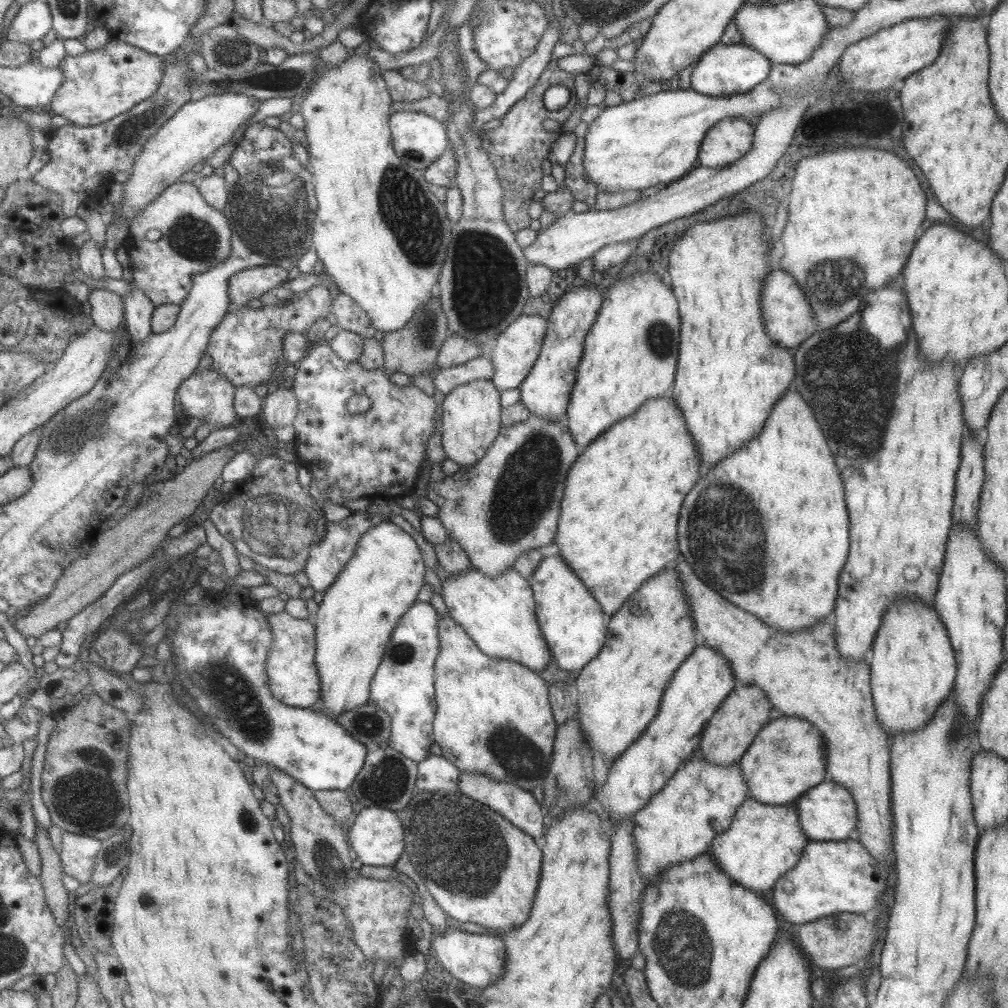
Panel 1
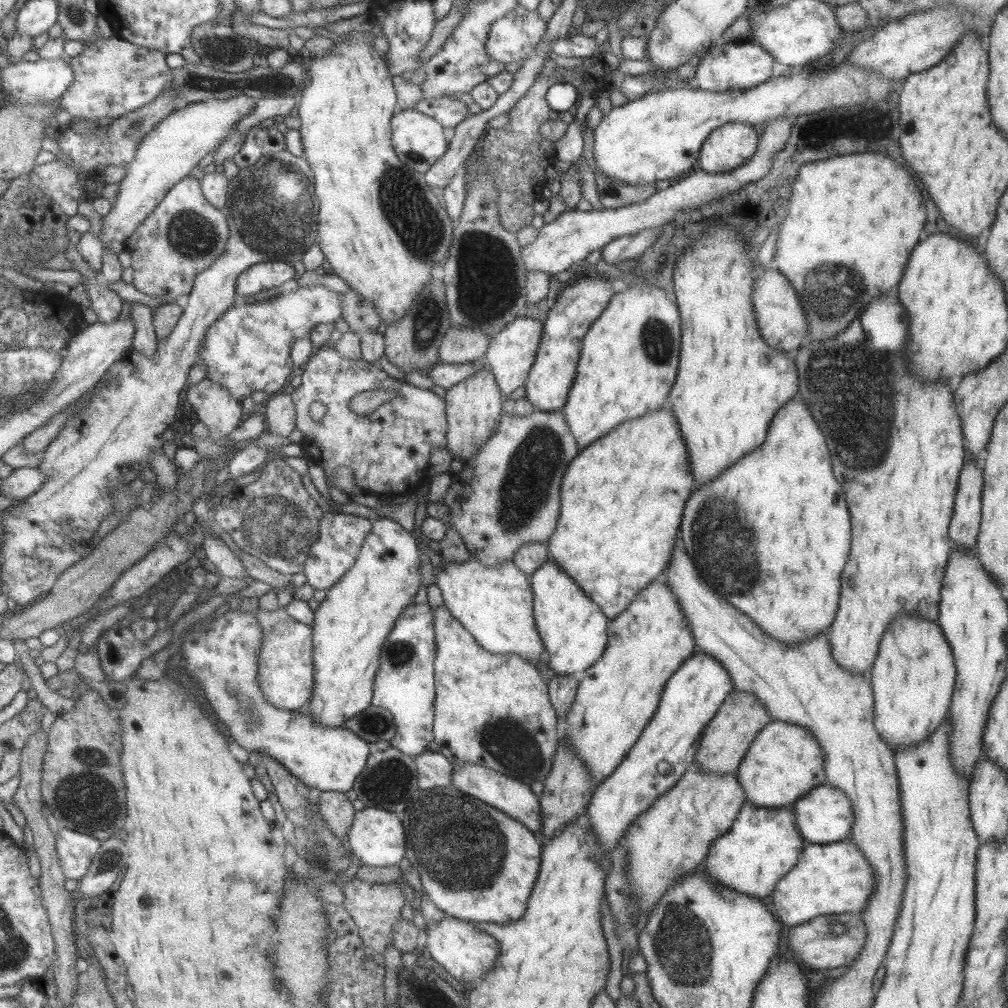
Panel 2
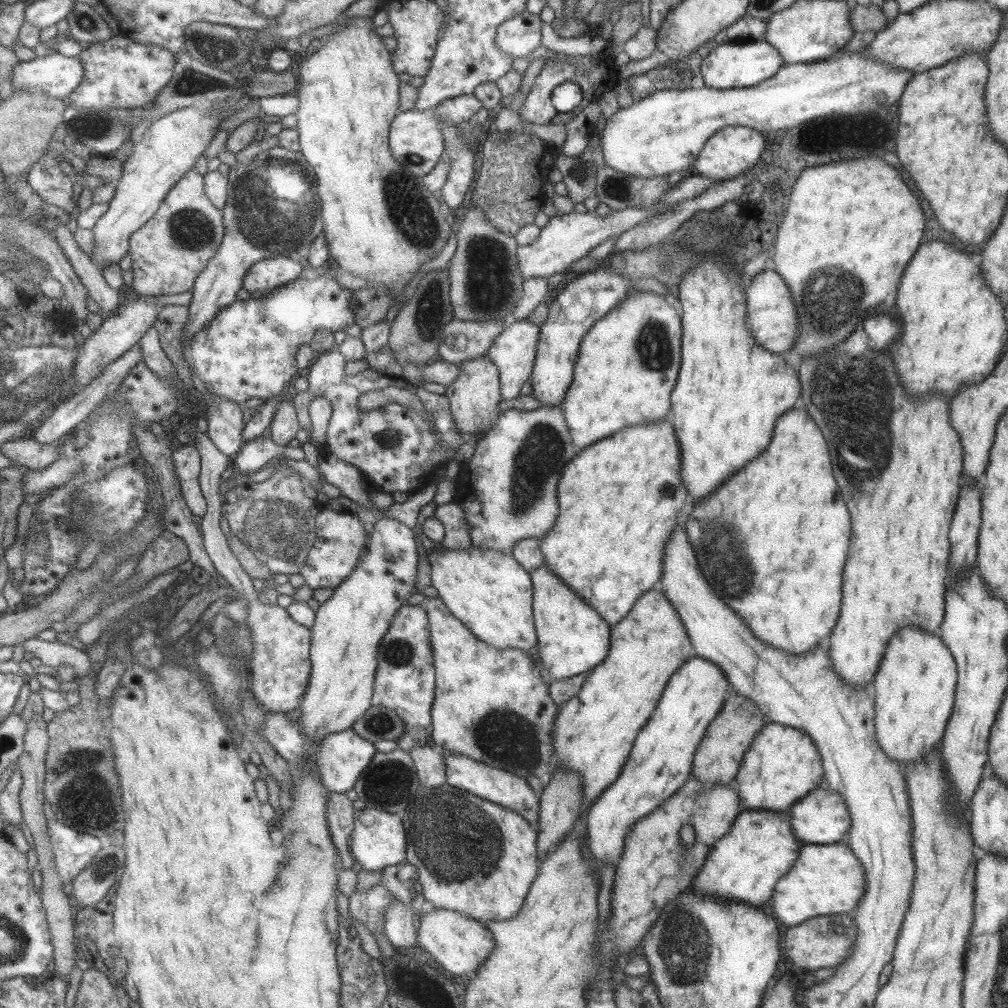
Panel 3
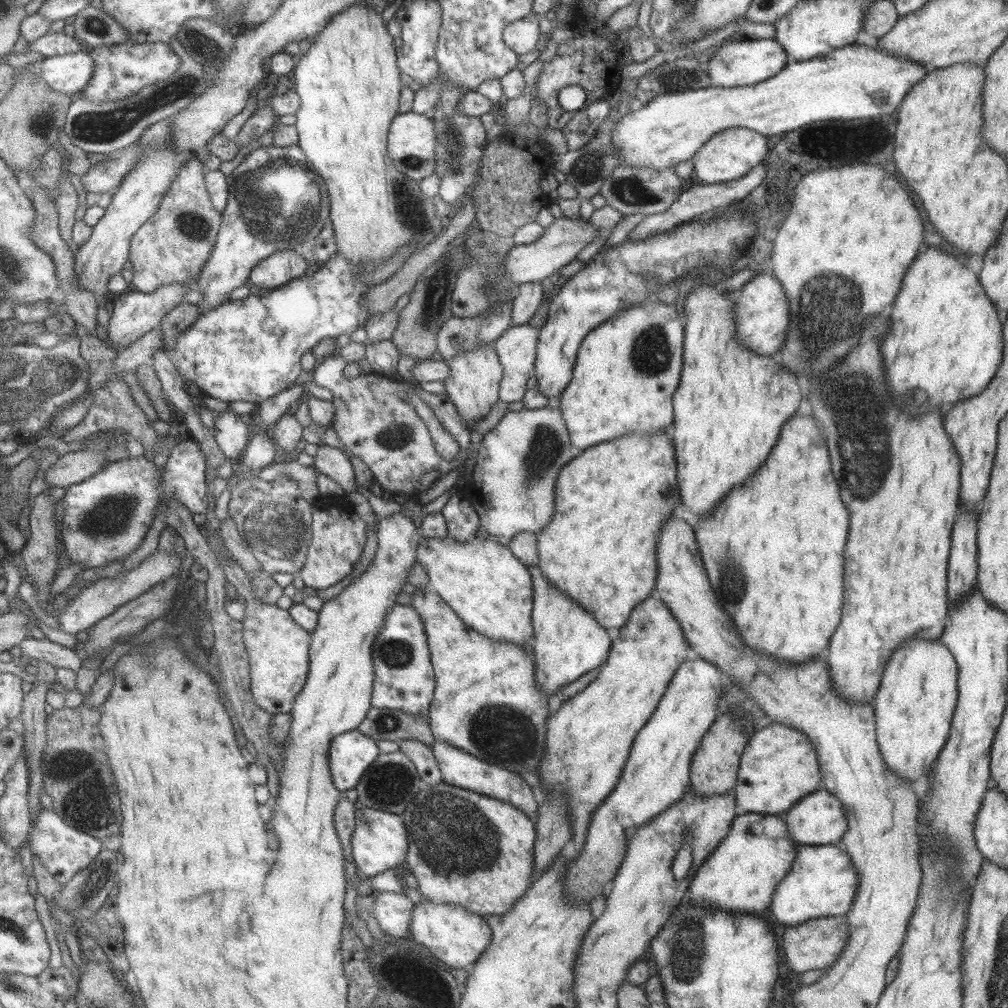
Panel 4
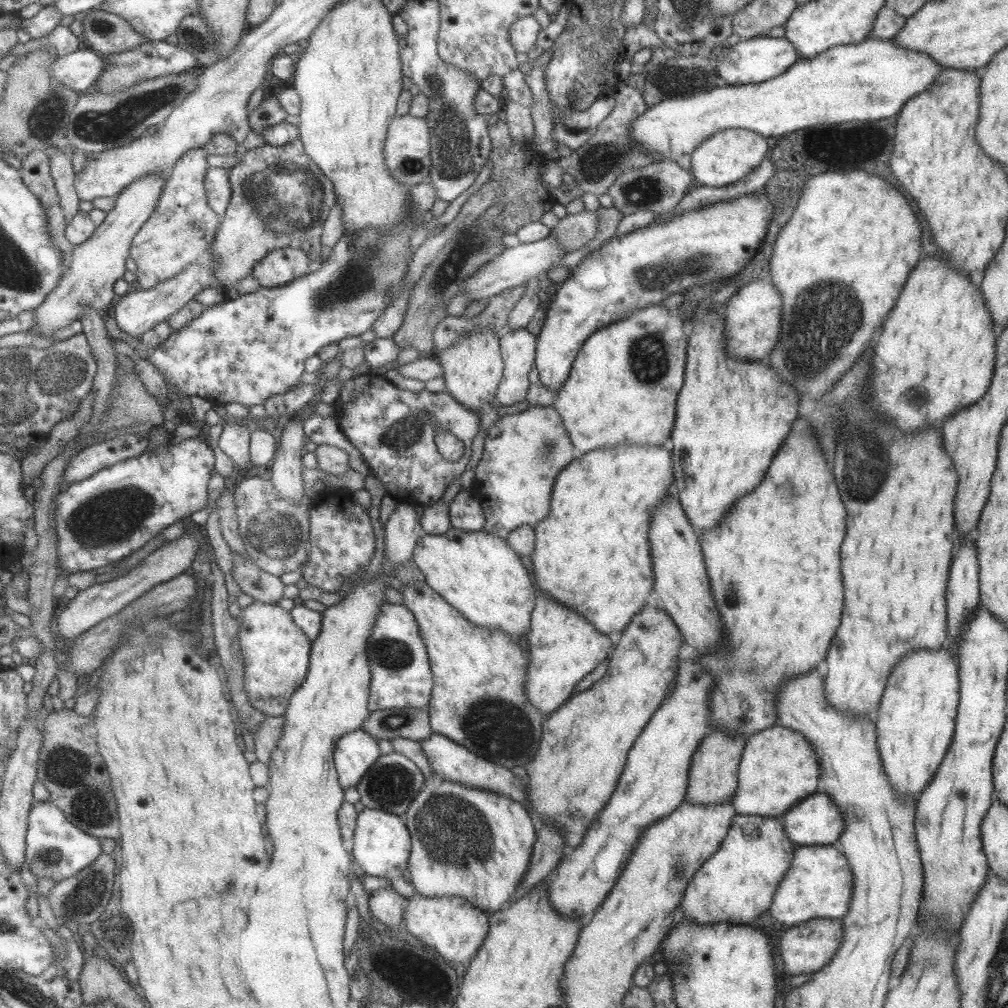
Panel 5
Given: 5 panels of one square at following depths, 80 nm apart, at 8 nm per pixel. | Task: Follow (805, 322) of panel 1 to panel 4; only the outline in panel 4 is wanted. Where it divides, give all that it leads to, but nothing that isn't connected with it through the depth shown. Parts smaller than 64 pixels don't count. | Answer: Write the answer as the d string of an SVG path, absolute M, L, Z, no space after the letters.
M761 274L751 278L735 294L734 323L736 337L753 354L759 356L776 356L783 346L788 324L790 323L788 313L788 300L783 287L772 274Z

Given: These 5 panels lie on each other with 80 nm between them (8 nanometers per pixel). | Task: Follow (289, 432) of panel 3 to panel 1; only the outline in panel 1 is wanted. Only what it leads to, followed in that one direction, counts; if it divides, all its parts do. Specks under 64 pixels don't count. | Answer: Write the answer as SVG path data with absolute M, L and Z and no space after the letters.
M277 385L265 395L261 412L263 420L273 428L275 425L292 424L297 412L297 399L291 388Z

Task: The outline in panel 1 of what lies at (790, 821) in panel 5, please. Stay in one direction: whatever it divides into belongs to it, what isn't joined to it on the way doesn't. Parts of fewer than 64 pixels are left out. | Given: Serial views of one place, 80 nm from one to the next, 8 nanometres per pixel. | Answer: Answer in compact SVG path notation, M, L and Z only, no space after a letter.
M831 779L821 781L818 785L807 790L797 800L797 814L799 824L805 836L811 841L827 842L849 839L849 832L856 829L856 804L845 786L837 784Z

